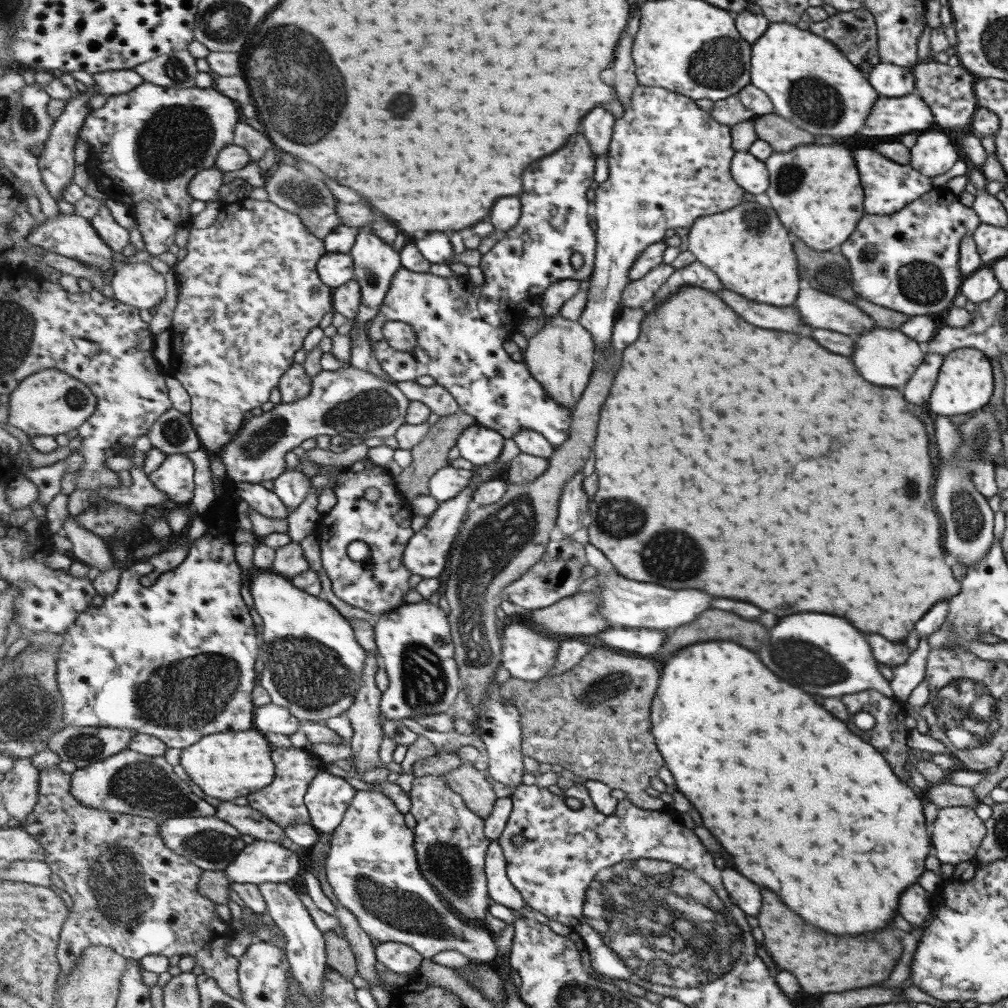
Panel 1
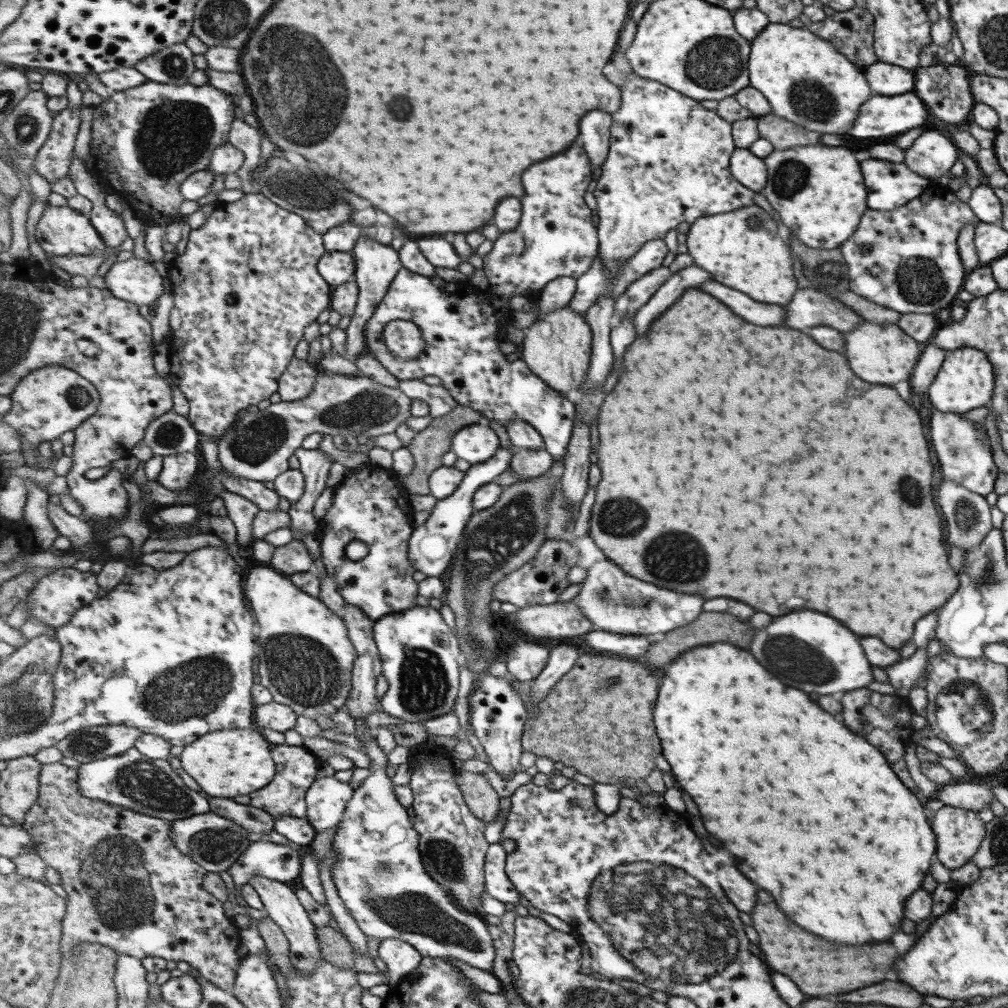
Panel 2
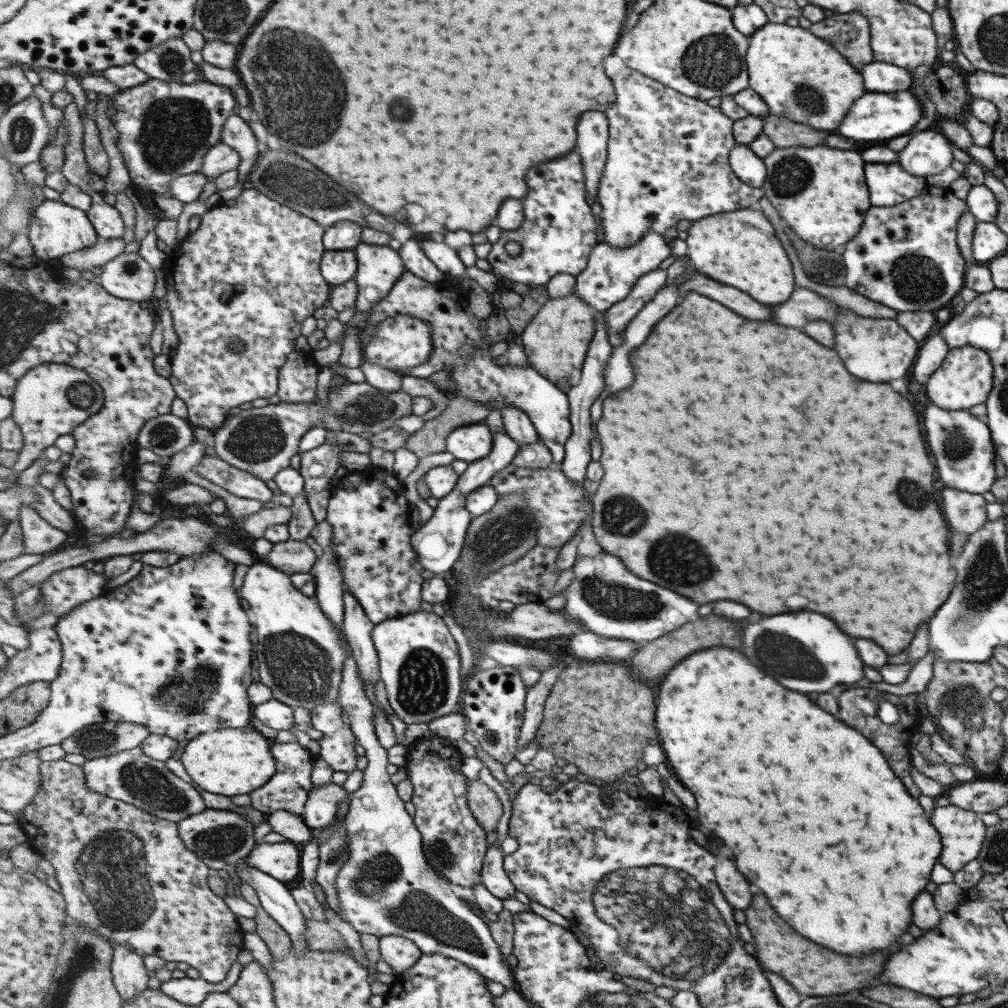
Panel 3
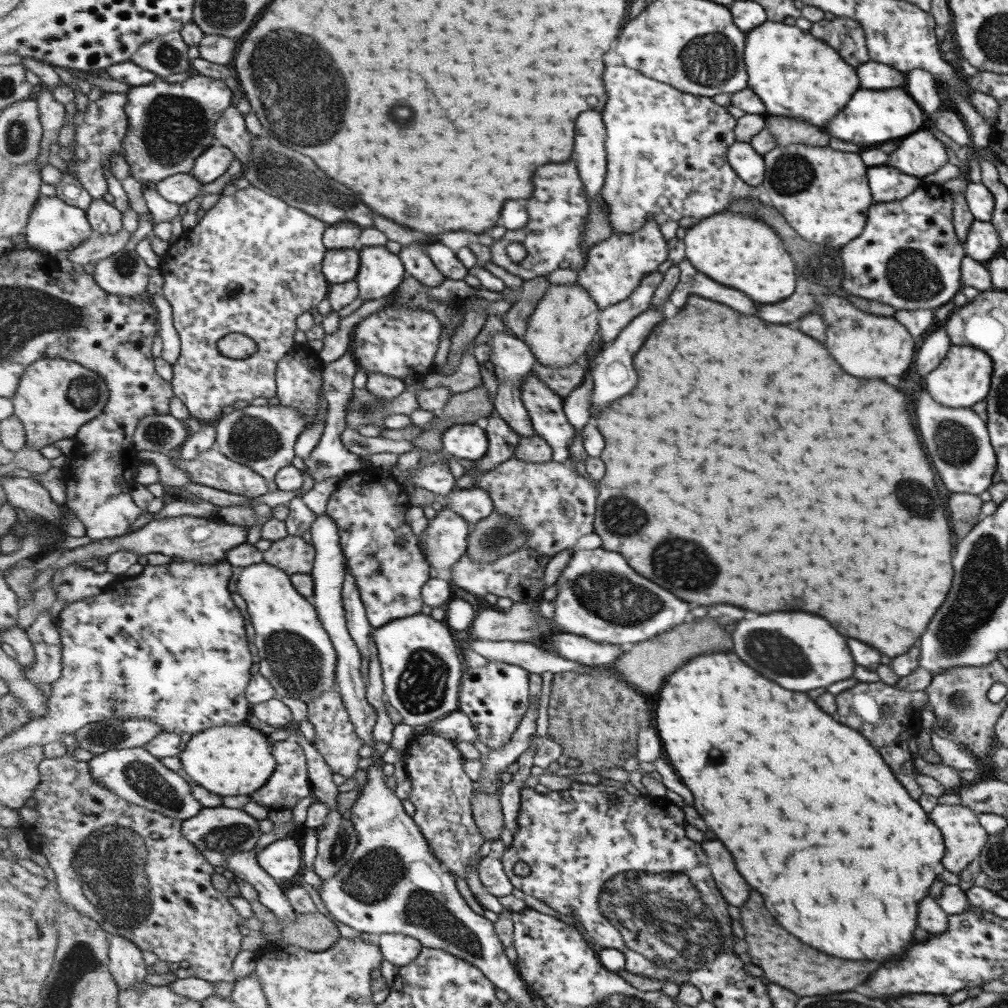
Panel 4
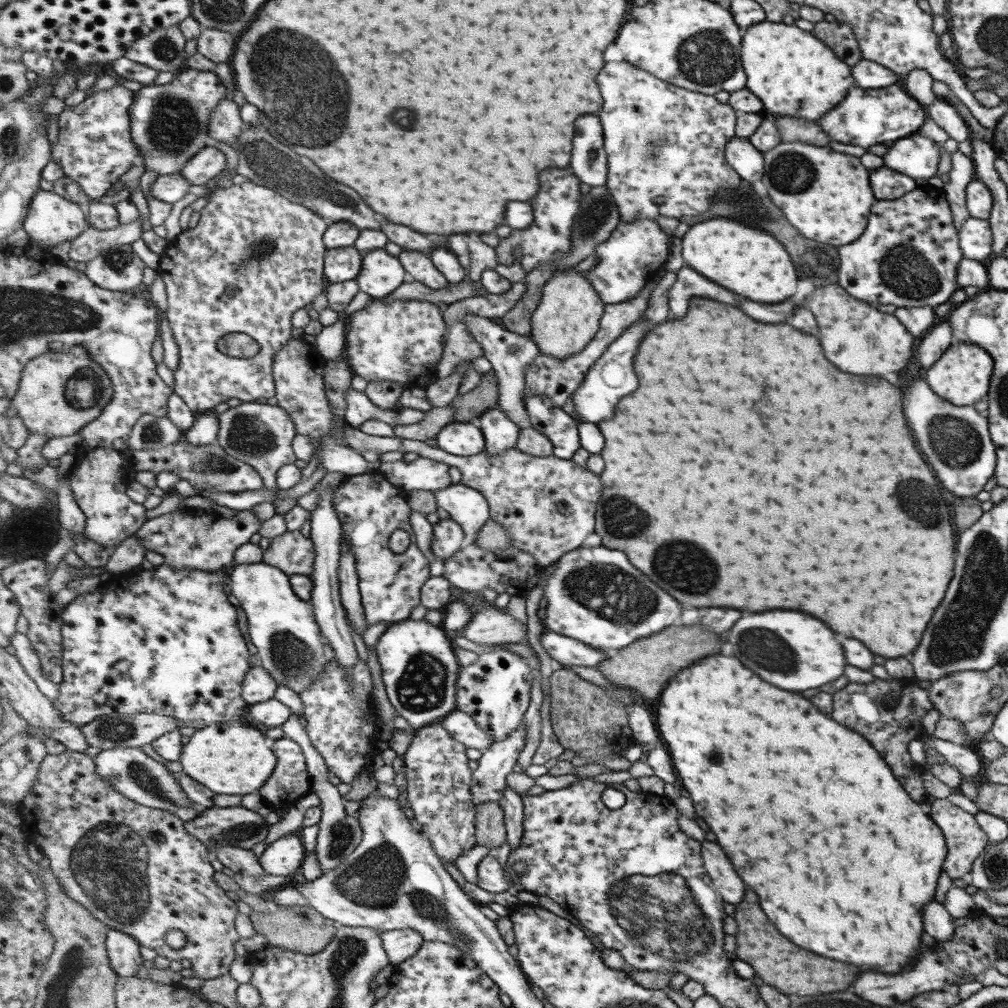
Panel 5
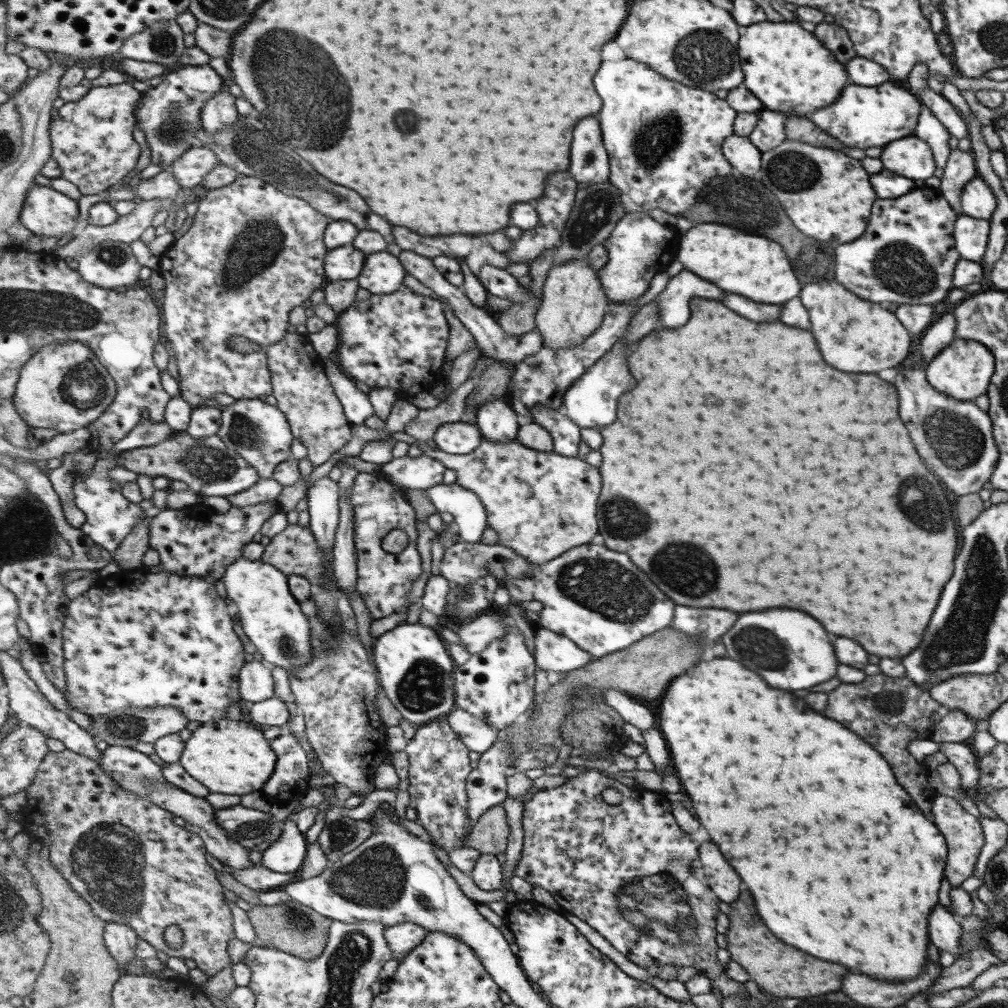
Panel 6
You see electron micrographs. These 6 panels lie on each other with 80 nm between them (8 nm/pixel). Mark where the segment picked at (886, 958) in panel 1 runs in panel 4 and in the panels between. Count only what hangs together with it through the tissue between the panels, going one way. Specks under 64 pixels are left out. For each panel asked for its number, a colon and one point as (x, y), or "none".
2: (817, 967)
3: (813, 970)
4: (806, 972)

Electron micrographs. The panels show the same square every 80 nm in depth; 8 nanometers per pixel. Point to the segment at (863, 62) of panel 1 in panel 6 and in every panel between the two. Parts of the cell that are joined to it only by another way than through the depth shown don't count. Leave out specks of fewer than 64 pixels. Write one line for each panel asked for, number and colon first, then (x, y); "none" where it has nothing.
2: (851, 32)
3: (849, 34)
4: (844, 34)
5: (839, 37)
6: (832, 36)

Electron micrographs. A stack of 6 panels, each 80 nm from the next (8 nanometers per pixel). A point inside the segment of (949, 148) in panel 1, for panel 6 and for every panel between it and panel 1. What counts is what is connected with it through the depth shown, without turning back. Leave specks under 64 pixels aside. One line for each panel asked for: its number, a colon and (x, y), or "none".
2: (932, 154)
3: (927, 154)
4: (920, 154)
5: (915, 156)
6: (910, 157)

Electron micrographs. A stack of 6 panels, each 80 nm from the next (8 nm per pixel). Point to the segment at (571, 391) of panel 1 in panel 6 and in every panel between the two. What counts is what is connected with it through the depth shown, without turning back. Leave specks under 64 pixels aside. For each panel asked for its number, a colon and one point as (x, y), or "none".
2: (559, 348)
3: (557, 341)
4: (566, 323)
5: (569, 317)
6: (574, 305)

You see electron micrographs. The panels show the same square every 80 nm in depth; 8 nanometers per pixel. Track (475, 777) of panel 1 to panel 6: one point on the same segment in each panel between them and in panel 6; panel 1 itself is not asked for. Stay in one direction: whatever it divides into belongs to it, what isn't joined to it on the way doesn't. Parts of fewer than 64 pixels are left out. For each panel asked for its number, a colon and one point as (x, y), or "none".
2: (478, 793)
3: (485, 804)
4: (488, 810)
5: (491, 830)
6: (490, 835)

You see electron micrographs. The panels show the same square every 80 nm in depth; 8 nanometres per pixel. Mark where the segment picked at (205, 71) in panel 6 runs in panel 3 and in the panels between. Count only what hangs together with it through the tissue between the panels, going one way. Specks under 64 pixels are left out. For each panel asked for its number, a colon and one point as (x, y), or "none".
3: (165, 129)
4: (171, 125)
5: (170, 123)

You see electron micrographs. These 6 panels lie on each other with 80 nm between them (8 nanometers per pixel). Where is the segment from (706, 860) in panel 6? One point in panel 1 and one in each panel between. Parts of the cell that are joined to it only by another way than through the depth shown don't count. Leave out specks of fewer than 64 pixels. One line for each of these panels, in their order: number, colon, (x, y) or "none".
1: (745, 894)
2: (742, 894)
3: (732, 883)
4: (731, 884)
5: (723, 878)

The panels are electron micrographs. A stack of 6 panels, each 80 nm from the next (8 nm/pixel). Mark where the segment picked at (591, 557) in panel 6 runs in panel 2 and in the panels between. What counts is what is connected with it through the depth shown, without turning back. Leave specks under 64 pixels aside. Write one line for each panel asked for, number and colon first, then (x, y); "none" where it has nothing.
2: (615, 601)
3: (605, 596)
4: (601, 596)
5: (595, 595)

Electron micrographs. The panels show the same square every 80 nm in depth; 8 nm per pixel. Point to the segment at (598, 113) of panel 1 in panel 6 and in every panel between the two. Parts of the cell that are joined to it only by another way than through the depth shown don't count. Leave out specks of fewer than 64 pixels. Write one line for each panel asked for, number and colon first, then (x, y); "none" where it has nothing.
2: (596, 131)
3: (594, 133)
4: (592, 134)
5: (590, 159)
6: (590, 163)

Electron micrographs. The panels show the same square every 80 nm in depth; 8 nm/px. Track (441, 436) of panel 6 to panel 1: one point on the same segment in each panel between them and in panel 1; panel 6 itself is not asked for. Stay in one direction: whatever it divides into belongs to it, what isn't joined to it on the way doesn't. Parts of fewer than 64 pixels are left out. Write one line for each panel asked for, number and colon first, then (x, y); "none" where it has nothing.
1: (481, 445)
2: (476, 443)
3: (472, 442)
4: (470, 441)
5: (461, 439)

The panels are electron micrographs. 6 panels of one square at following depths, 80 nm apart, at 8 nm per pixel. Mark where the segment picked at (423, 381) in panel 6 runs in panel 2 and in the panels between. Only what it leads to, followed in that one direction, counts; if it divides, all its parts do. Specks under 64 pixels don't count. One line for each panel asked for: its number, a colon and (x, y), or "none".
2: (405, 339)
3: (400, 343)
4: (399, 341)
5: (402, 341)

